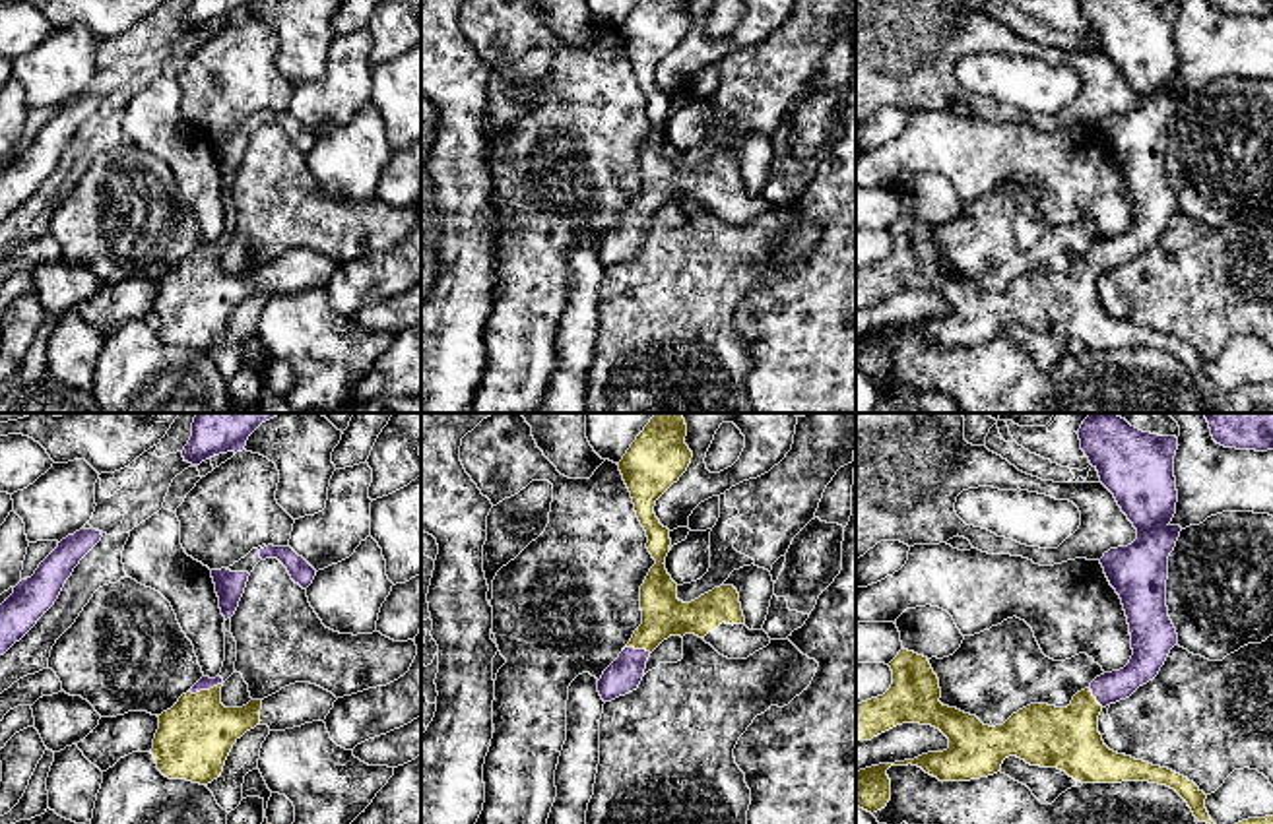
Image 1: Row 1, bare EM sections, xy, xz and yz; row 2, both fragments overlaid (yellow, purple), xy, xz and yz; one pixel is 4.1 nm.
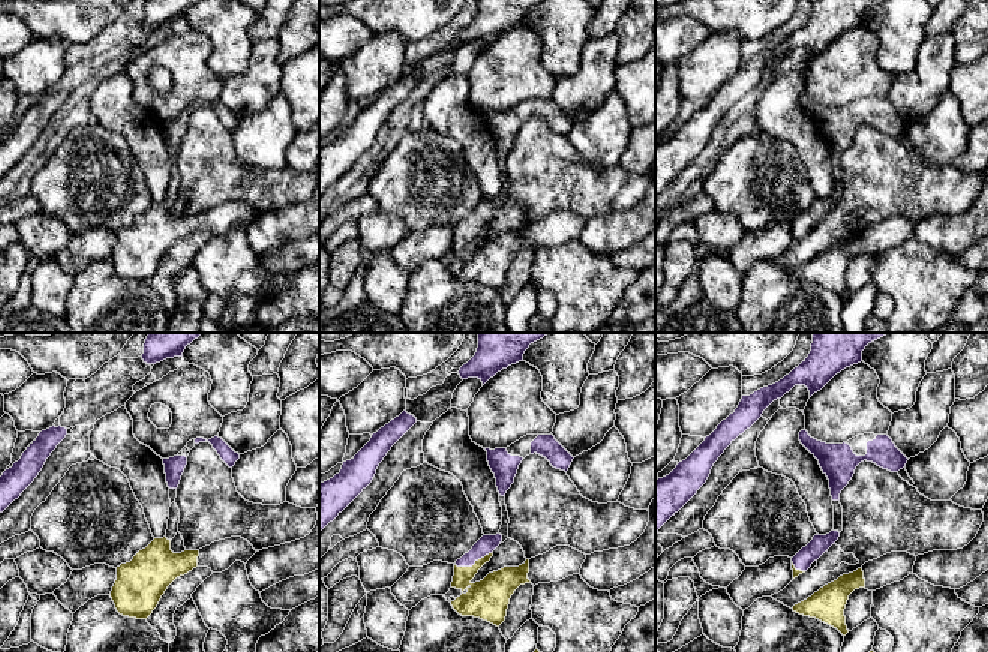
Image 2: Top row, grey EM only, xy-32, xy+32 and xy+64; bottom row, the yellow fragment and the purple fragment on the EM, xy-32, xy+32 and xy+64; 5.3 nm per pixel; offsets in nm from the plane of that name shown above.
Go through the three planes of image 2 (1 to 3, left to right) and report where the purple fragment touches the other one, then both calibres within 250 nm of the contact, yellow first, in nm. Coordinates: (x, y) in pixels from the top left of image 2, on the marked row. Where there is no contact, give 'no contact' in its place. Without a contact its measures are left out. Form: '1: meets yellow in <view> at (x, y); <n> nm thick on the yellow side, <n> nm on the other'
1: no contact
2: meets yellow in xy+32 at (476, 562); 220 nm thick on the yellow side, 100 nm on the other
3: meets yellow in xy+64 at (795, 568); 40 nm thick on the yellow side, 100 nm on the other

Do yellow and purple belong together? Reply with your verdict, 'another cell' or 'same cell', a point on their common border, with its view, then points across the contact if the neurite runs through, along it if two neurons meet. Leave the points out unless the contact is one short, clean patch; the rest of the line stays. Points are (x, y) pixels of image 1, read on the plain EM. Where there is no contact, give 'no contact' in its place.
same cell; meets yellow in xy at (204, 256); runs through xy (195, 303), (204, 256), (204, 249)

